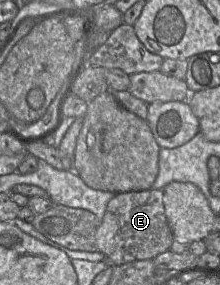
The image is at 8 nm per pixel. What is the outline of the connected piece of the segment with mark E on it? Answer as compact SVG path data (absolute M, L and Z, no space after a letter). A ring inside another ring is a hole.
M160 189L115 194L108 202L102 219L86 209L54 205L46 212L36 215L31 224L42 235L70 250L100 252L106 256L108 265L116 266L137 260L153 260L170 250L174 241L165 216L163 190Z

